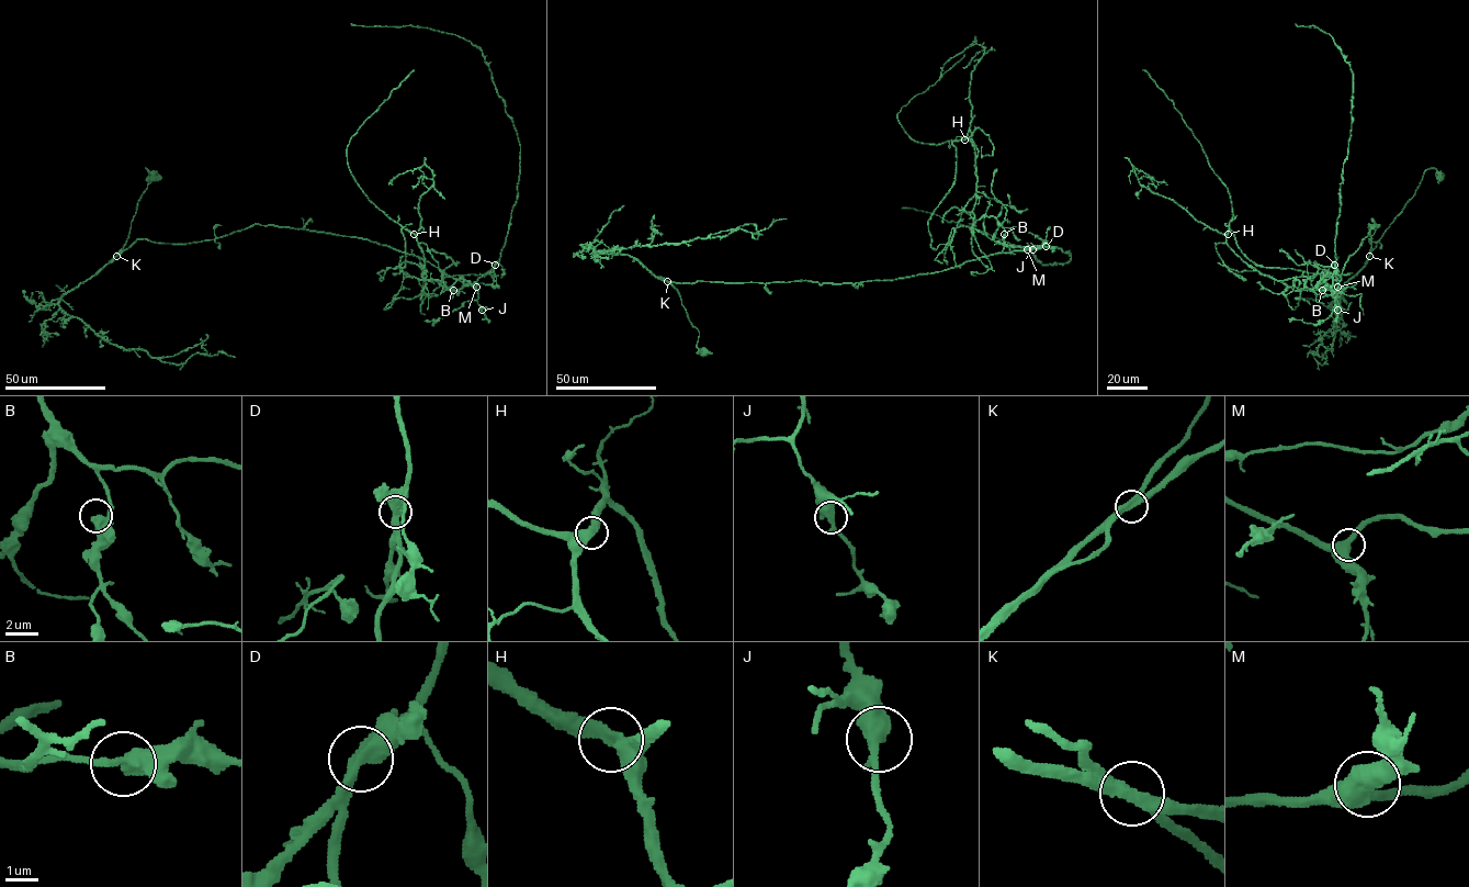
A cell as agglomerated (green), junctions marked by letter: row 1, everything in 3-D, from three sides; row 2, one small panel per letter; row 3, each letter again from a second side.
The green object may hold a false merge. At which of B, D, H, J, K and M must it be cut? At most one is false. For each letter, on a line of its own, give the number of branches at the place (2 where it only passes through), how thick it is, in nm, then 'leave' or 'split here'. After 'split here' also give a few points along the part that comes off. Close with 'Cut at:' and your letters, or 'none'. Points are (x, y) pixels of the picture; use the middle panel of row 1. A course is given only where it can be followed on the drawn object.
B: 2 branches meet; 460 nm thick; leave
D: 2 branches meet; 460 nm thick; split here; foreign part runs (1046, 247), (997, 243), (993, 216), (973, 224), (968, 138), (922, 143), (897, 121), (964, 54)
H: 2 branches meet; 420 nm thick; leave
J: 2 branches meet; 480 nm thick; leave
K: 2 branches meet; 400 nm thick; leave
M: 2 branches meet; 500 nm thick; leave
Cut at: D

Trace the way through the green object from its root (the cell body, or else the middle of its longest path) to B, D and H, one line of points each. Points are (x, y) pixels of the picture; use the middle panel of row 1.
B: (704, 352), (669, 282), (856, 283), (1044, 247), (997, 243), (998, 225), (1004, 234)
D: (704, 352), (697, 346), (698, 330), (669, 282), (856, 283), (938, 272), (992, 255), (1046, 247)
H: (704, 352), (669, 282), (856, 283), (1044, 247), (997, 243), (992, 216), (973, 224), (975, 152), (964, 139)

